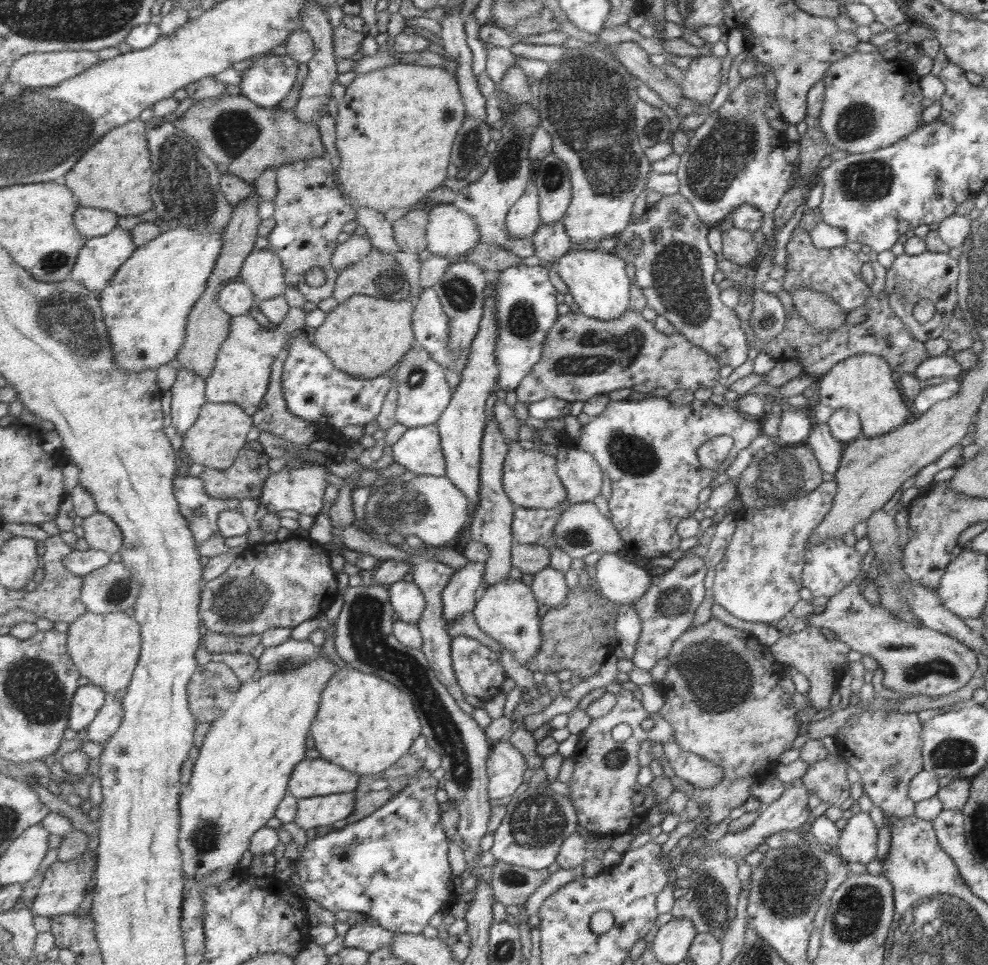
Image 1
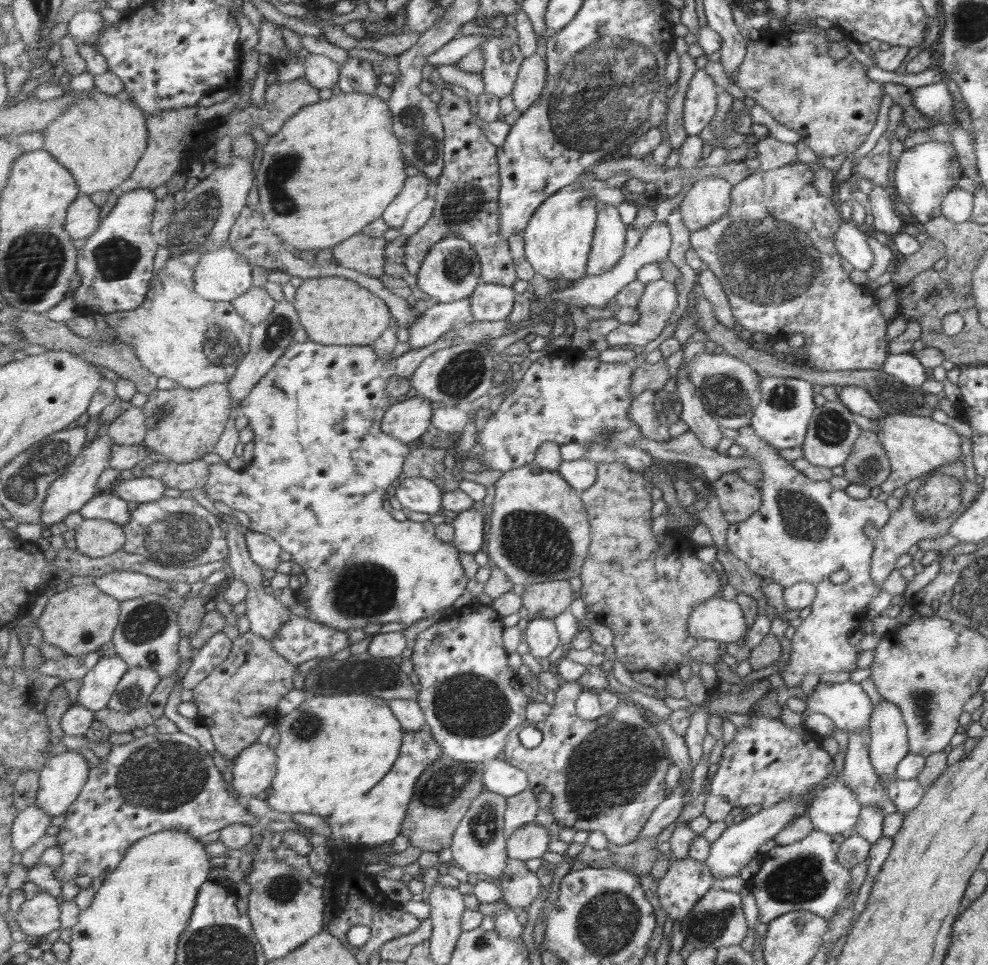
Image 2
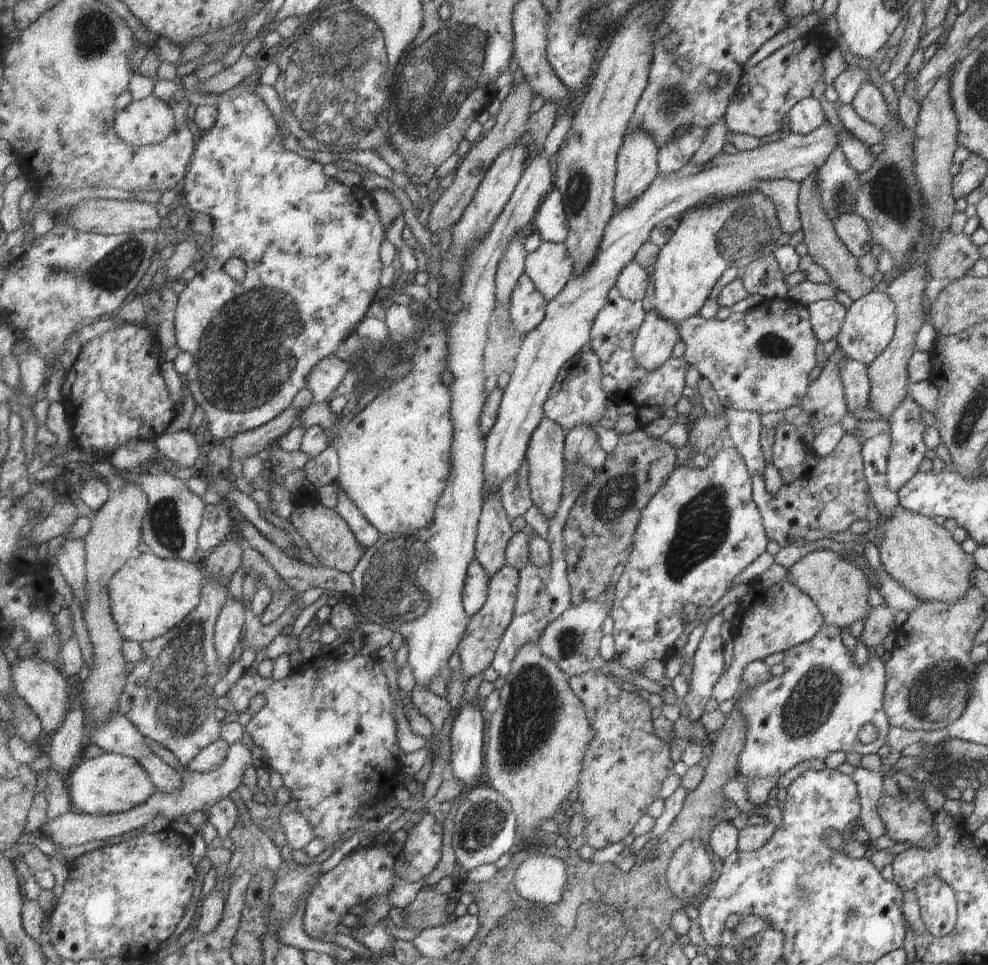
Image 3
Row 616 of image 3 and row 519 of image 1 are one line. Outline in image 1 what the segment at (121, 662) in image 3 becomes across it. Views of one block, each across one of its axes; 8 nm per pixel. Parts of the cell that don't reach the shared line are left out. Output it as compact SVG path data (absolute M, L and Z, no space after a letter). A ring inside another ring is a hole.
M99 511L88 516L81 524L89 548L108 553L120 552L124 545L121 527L108 514Z

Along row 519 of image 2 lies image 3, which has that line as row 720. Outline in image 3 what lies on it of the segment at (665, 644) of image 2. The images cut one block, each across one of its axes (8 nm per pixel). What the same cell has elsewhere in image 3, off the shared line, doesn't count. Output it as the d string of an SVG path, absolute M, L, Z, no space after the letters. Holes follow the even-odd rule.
M593 669L569 678L572 689L585 703L595 735L585 753L578 785L584 826L581 834L592 848L607 848L629 836L649 806L659 798L663 782L674 774L670 742L655 734L653 708L637 692L619 688L618 678Z

